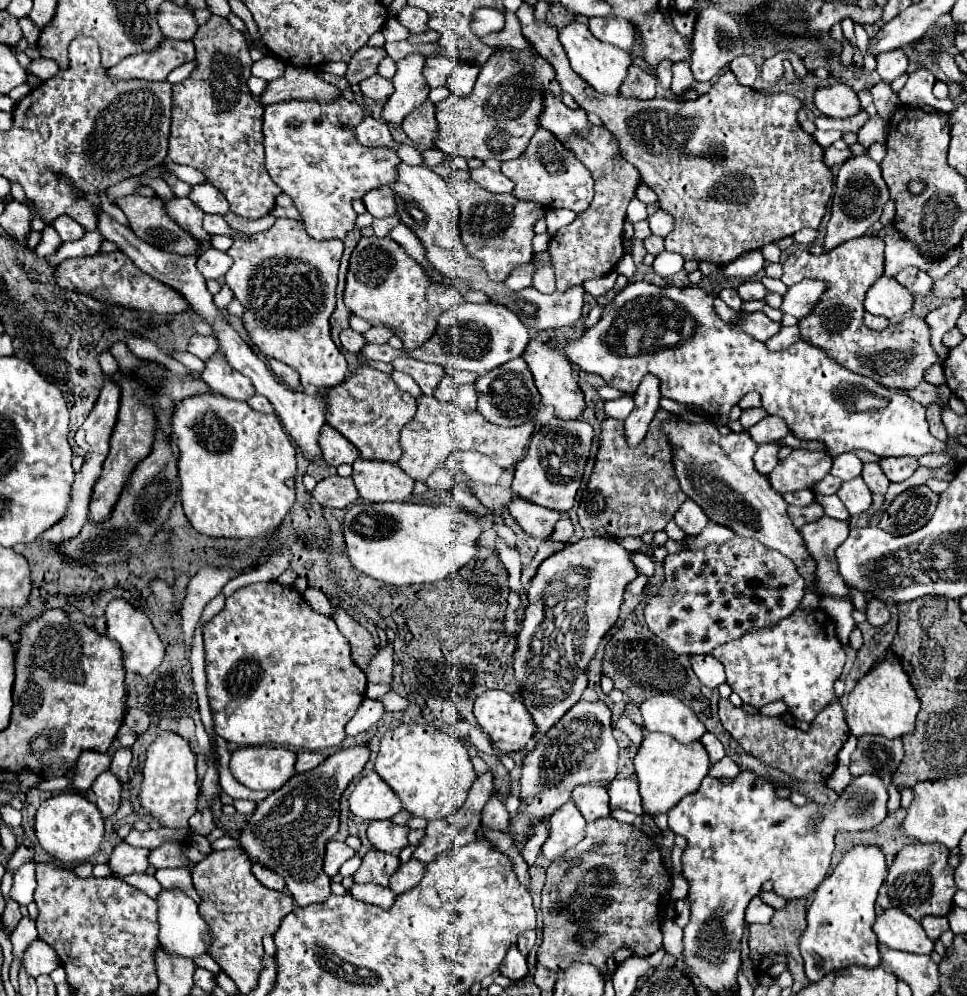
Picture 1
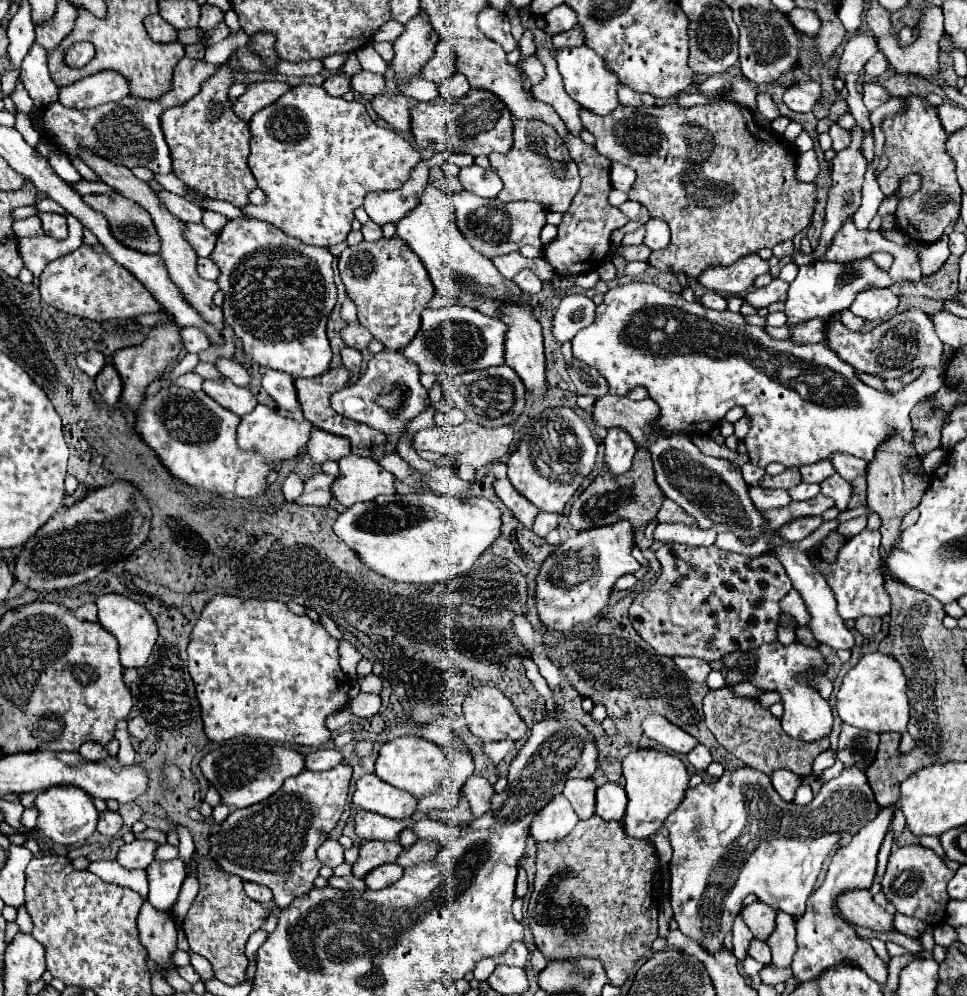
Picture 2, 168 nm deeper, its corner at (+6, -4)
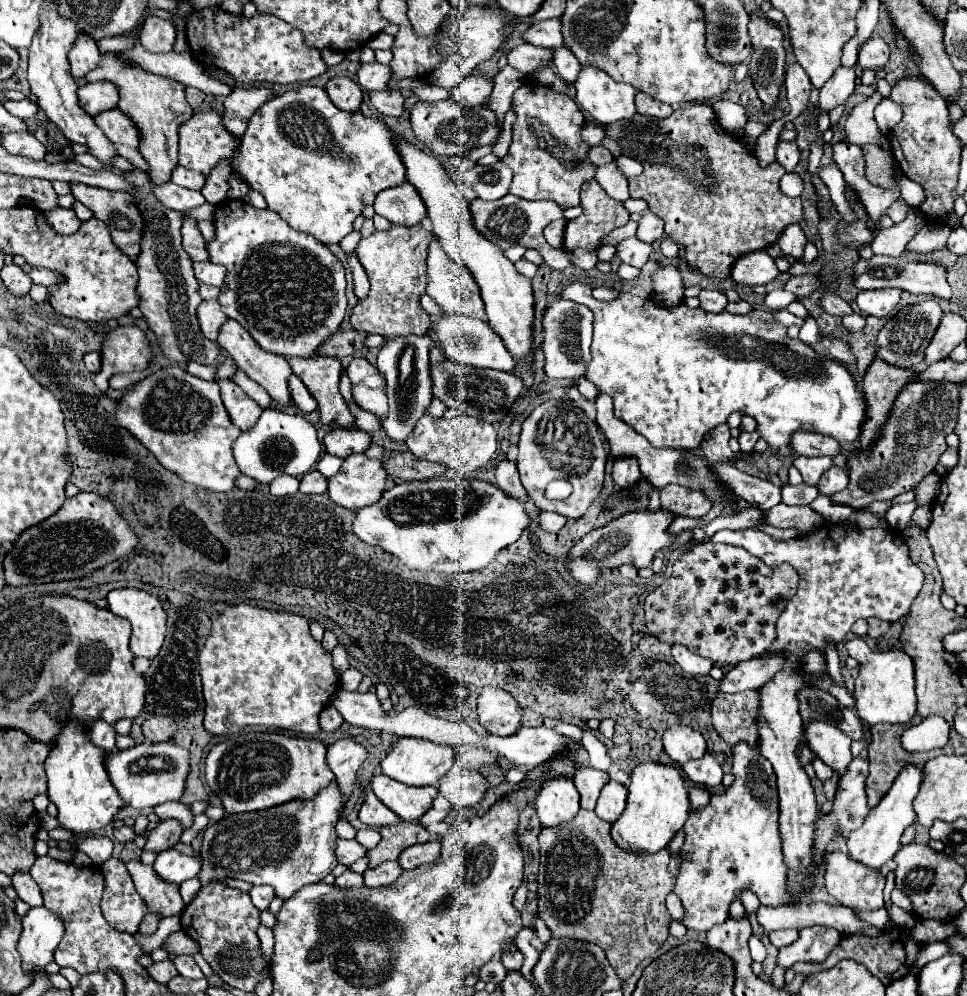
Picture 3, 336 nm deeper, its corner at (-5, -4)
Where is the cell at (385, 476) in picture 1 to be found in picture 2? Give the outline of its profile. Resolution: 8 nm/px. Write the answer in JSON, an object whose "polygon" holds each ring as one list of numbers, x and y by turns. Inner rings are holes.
{"polygon":[[356,454,344,456,340,462,340,476,332,486,332,494,342,506,370,502,380,494,396,494,396,478,378,462]]}

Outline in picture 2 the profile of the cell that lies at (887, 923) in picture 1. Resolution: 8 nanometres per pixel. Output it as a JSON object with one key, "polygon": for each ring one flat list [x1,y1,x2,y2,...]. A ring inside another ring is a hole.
{"polygon":[[852,890,852,892,842,894,838,900,838,910,852,926,876,930,882,934,896,932,892,924,894,914,888,912,886,908,880,908,872,900,868,890]]}

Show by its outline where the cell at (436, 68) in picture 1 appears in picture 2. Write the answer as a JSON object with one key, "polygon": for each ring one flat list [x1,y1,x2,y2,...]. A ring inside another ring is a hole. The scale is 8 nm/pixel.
{"polygon":[[438,42,432,60,422,68,422,78,442,84,450,74,456,72,456,52,446,42]]}

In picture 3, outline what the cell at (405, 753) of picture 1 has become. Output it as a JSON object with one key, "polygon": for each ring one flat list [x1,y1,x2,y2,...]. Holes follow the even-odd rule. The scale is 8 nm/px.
{"polygon":[[399,738,393,744,393,750,383,760,381,770,389,778,395,778,397,782,407,786,437,786,439,778,453,766,453,762,455,762,455,750,451,746,439,746,419,738]]}

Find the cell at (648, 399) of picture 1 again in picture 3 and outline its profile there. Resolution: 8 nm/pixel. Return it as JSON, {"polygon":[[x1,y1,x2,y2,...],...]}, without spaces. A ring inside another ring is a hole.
{"polygon":[[625,458,625,460,615,460,613,464,613,480,621,490,633,488,639,480,641,480,641,472,639,472,639,464,633,458]]}

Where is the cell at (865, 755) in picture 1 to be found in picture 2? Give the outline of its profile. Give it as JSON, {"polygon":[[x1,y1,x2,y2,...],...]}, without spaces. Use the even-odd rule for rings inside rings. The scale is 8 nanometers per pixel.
{"polygon":[[848,724,842,726,840,744,838,744,838,760,844,766,856,766,862,772,868,770,868,764,876,758,876,748,880,744,880,736,872,732,864,732,860,728,852,728]]}

